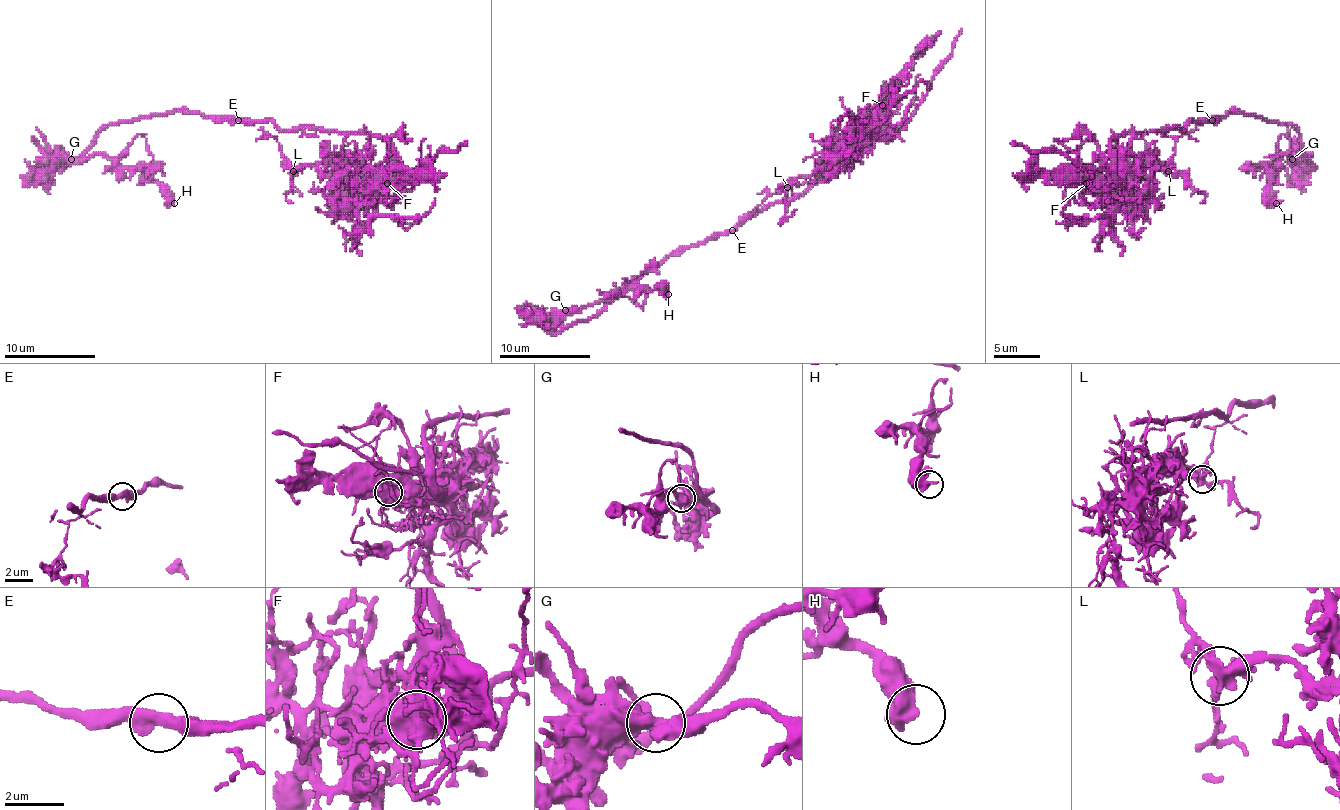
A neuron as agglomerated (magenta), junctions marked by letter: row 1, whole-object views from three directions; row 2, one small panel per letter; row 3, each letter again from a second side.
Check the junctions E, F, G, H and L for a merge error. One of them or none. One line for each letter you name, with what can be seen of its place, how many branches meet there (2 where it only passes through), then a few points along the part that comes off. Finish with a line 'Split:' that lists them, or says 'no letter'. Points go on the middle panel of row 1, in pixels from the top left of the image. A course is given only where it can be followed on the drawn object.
F: Place: (882, 105). Branches: 3. Course of the part to remove: (881, 104), (881, 123), (847, 152), (824, 161), (808, 175), (789, 177), (751, 216)
Split: F

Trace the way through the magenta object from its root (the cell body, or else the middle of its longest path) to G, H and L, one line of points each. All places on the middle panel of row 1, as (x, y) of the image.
G: (730, 232), (714, 232), (702, 242), (680, 246), (652, 269), (629, 281), (593, 317), (565, 326), (565, 310)
H: (730, 232), (680, 246), (629, 281), (593, 317), (563, 324), (567, 315), (618, 292), (664, 290), (668, 294)
L: (730, 232), (776, 203), (803, 196), (865, 143), (860, 139), (815, 177), (799, 175), (787, 187)

